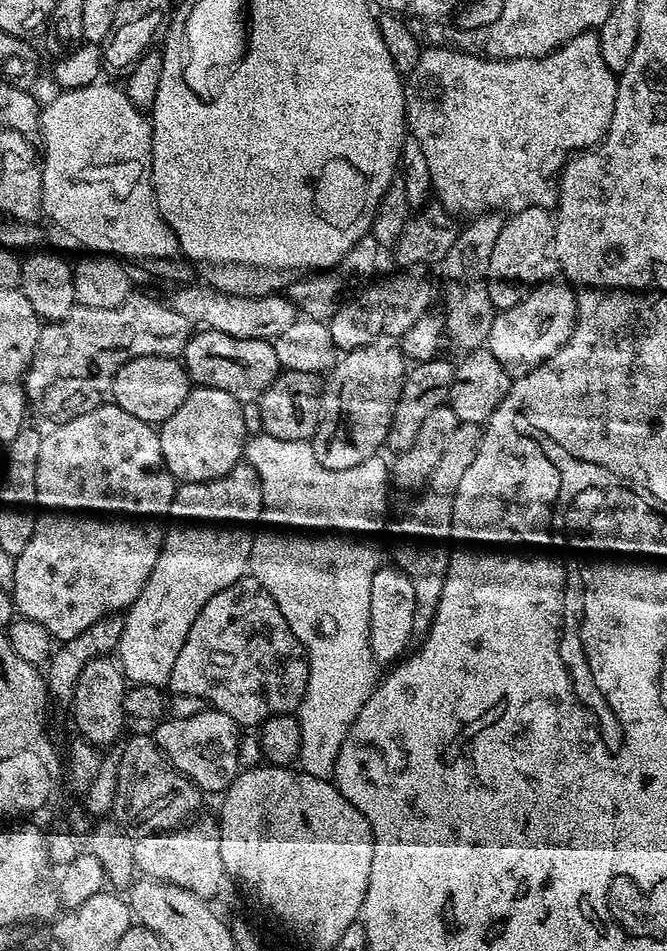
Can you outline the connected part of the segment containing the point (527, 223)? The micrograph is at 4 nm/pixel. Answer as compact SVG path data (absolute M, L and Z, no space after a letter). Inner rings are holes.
M527 208L511 215L498 234L490 267L487 270L487 292L491 304L497 311L517 305L537 285L551 279L558 270L556 223L553 215L545 208Z

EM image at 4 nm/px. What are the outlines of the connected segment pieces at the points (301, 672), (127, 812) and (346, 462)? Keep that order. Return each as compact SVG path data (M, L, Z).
M245 574L226 586L226 590L218 590L218 594L202 606L182 650L178 650L168 684L180 696L205 700L208 703L205 705L224 712L237 725L259 726L272 716L287 716L299 709L308 689L308 654L304 643L290 630L286 618L282 618L278 602L270 598L268 591L252 575Z
M151 735L136 736L119 753L118 794L112 807L114 819L133 837L153 836L156 832L175 830L200 808L202 790L188 776L183 776L160 750Z
M381 338L343 353L324 386L324 411L310 443L318 462L330 470L350 470L385 447L392 415L406 375L401 345Z

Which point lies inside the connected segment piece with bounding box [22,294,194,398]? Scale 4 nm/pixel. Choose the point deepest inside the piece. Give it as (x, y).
(90, 342)

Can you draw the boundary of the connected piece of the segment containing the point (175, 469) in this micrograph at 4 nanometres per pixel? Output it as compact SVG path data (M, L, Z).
M196 386L189 391L186 402L170 414L163 424L159 425L160 445L162 446L162 458L170 470L172 477L177 482L185 484L207 484L209 480L221 480L230 470L234 470L236 465L241 463L246 452L246 441L249 434L243 424L243 403L235 400L226 390L214 390Z

